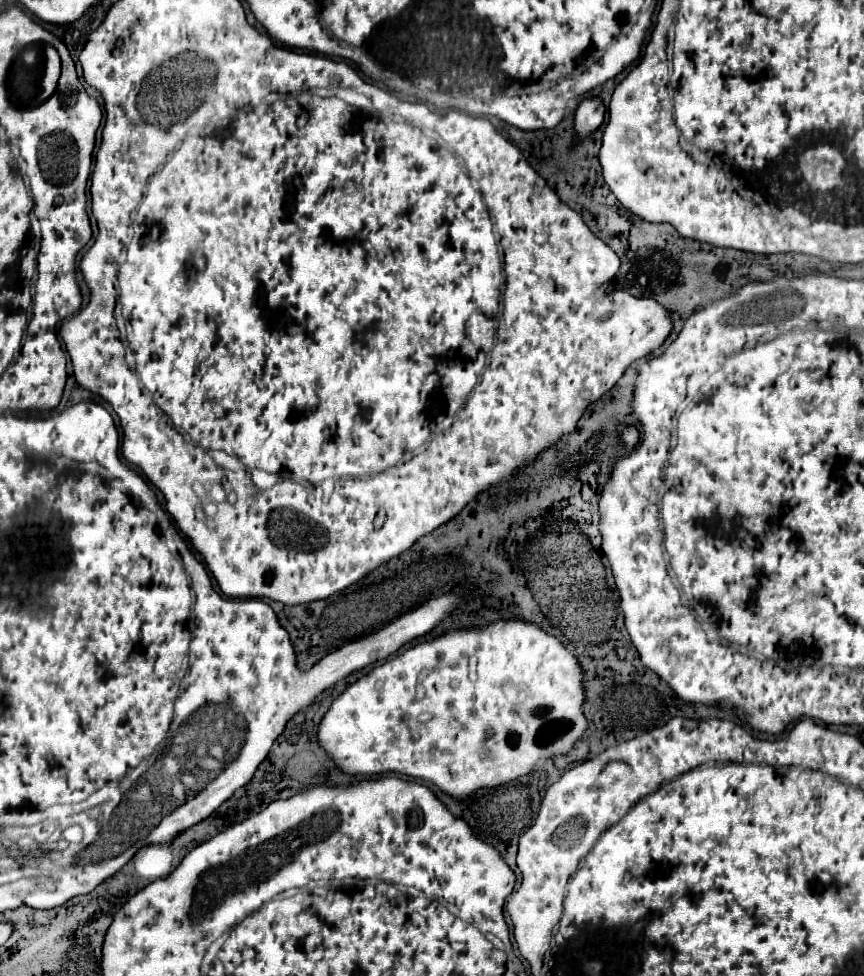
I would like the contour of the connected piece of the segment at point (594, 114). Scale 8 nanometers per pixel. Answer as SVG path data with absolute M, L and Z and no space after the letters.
M588 97L584 99L578 109L576 109L576 117L574 117L574 129L578 133L578 137L586 137L592 131L596 131L602 121L604 121L604 101L602 97Z

